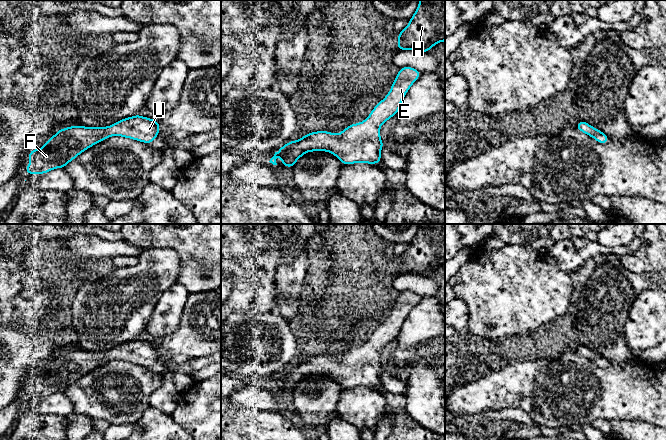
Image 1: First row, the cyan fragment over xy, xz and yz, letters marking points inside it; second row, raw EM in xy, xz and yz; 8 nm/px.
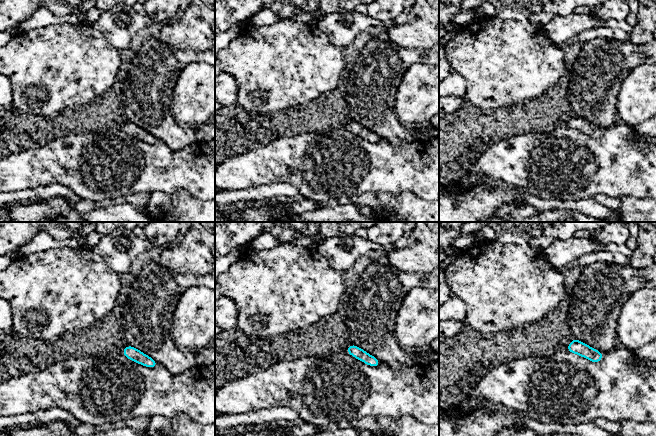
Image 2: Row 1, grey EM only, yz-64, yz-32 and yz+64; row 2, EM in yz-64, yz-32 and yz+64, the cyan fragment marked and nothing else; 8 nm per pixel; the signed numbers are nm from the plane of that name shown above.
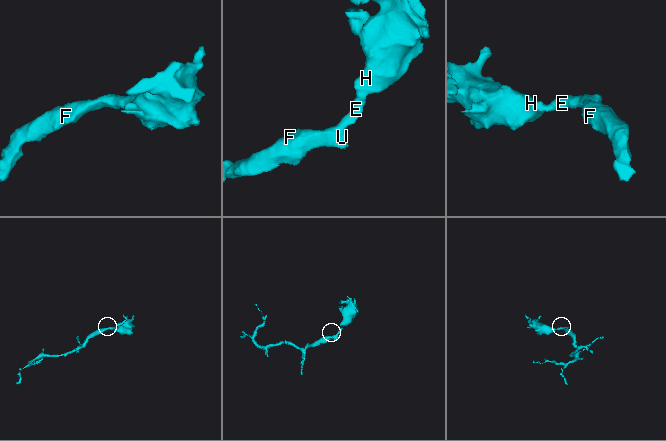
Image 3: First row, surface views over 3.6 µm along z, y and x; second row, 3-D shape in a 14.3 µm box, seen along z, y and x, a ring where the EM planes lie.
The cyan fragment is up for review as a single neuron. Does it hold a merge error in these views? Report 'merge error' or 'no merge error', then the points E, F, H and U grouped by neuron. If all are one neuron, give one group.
no merge error; groups E F H U

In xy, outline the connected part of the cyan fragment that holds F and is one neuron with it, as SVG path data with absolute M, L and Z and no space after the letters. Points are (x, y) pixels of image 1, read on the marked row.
M138 114L121 119L109 127L79 125L59 129L44 146L30 151L27 156L30 164L24 169L29 175L64 168L82 152L110 136L122 136L150 144L158 137L159 129L159 122Z

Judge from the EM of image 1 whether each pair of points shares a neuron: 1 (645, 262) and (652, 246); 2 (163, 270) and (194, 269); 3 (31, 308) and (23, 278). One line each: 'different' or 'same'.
1: same
2: different
3: same

